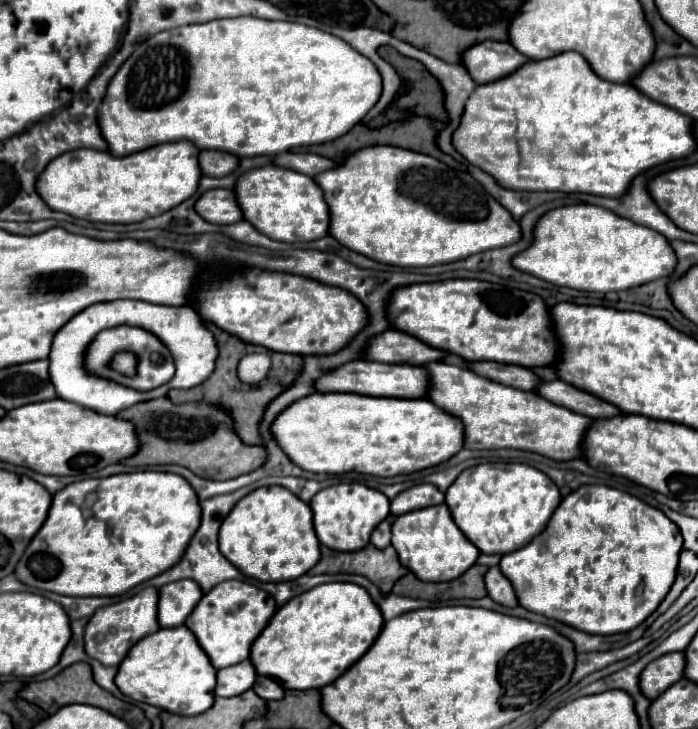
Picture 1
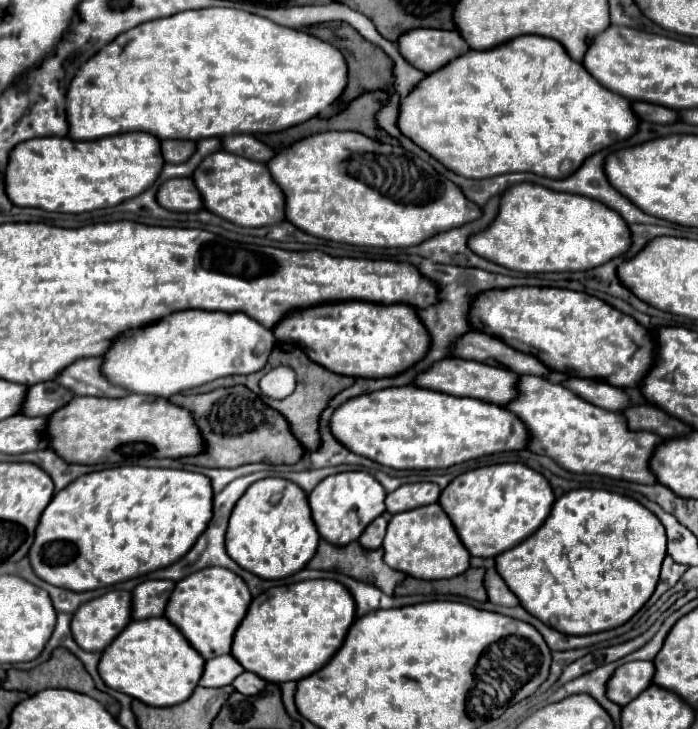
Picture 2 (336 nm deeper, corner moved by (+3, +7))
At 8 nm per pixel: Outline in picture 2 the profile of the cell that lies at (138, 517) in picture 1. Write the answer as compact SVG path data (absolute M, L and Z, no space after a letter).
M121 466L79 476L79 480L57 492L45 508L35 530L33 546L27 554L29 564L33 572L47 584L73 592L107 588L145 576L163 566L171 566L189 552L213 516L211 500L213 490L209 478L189 470Z

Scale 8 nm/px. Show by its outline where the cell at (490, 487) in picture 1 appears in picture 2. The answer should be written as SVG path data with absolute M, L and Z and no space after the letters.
M507 462L459 474L441 492L439 504L451 518L471 556L495 558L529 538L549 516L553 500L555 496L545 476L525 464Z

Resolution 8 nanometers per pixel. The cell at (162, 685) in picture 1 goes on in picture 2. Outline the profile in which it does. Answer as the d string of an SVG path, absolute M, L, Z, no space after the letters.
M165 616L131 622L105 652L99 660L99 676L103 682L123 692L131 698L137 698L149 706L175 706L185 702L205 668L203 656L191 648L185 636L171 624Z

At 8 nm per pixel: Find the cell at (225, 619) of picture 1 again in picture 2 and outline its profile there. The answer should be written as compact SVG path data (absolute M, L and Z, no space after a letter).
M203 568L179 580L167 604L165 618L175 624L189 644L205 658L223 656L231 652L231 642L237 626L245 618L253 596L241 576L227 568Z

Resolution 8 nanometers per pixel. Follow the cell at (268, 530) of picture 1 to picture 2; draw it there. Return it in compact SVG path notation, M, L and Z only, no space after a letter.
M283 478L253 482L233 508L225 534L227 554L245 570L265 580L287 578L307 566L317 550L319 534L311 520L307 494Z

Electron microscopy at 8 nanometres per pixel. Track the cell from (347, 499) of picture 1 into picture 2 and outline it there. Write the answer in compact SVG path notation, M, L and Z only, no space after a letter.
M341 472L321 480L309 494L313 522L321 538L335 546L345 546L361 536L369 522L385 512L385 490L367 472Z

